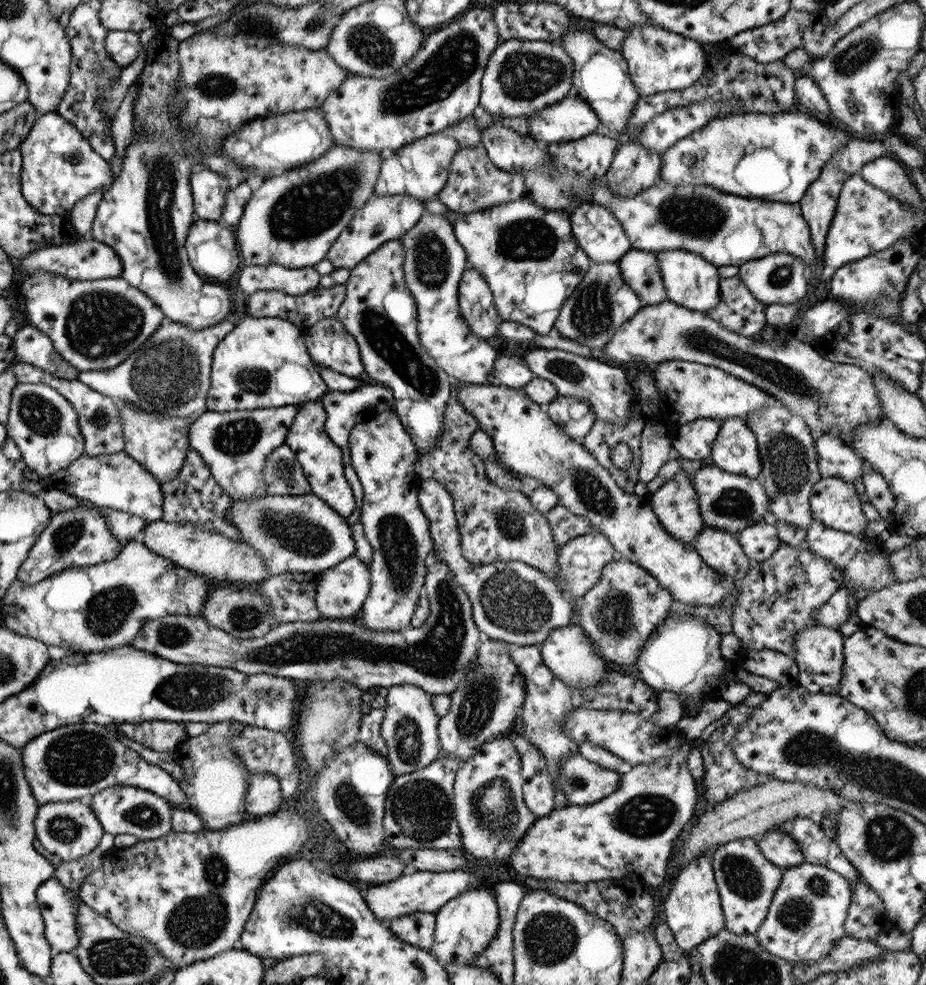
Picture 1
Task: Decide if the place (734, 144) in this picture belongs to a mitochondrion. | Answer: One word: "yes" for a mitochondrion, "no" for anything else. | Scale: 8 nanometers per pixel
yes

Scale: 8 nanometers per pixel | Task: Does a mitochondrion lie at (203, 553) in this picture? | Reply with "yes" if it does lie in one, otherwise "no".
no

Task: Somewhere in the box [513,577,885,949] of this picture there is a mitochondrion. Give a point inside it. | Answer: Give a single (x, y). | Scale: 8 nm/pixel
(641, 816)

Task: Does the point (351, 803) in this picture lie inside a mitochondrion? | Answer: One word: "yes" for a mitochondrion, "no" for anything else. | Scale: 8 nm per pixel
yes

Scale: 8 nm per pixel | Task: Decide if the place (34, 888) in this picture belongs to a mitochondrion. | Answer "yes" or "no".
no

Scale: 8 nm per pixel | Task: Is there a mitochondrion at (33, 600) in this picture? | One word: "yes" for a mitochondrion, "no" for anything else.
no

